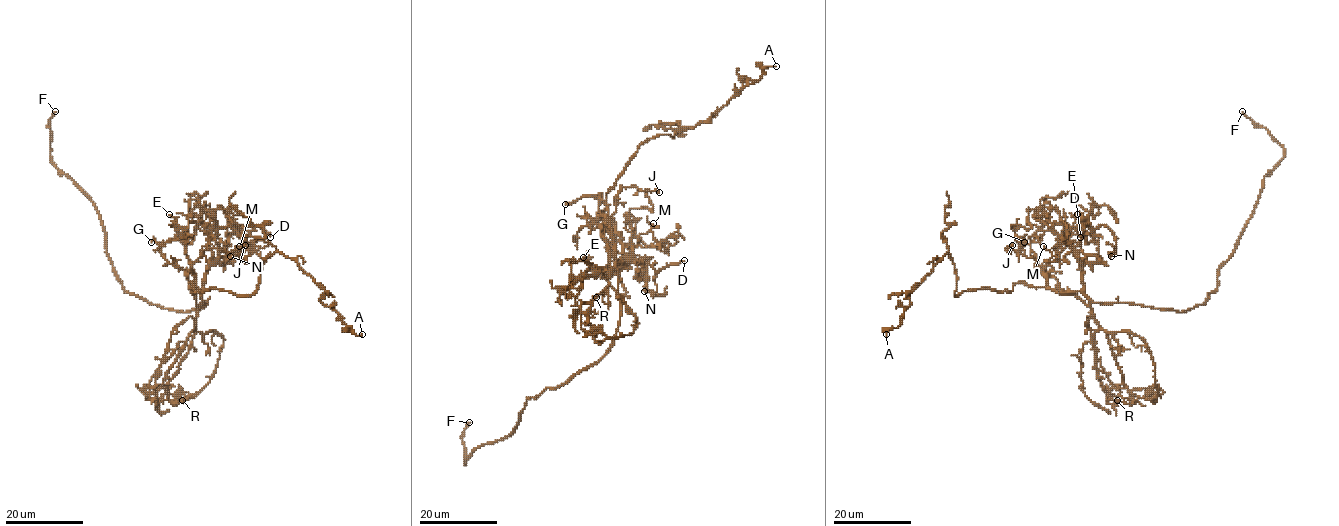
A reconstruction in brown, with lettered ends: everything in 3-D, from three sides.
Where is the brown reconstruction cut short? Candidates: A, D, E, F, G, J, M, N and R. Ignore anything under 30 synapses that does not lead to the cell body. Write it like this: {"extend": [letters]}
{"extend": ["F"]}

